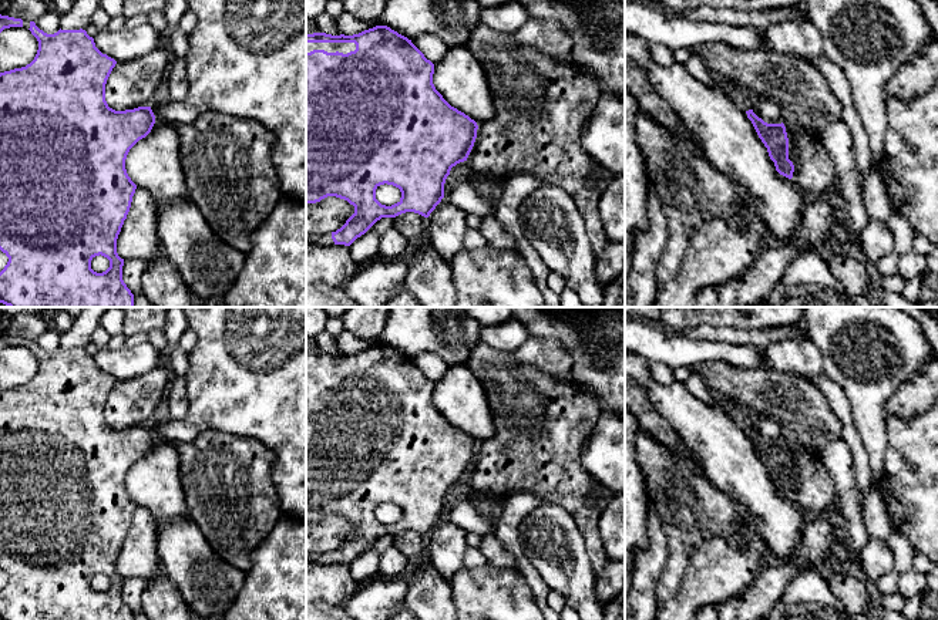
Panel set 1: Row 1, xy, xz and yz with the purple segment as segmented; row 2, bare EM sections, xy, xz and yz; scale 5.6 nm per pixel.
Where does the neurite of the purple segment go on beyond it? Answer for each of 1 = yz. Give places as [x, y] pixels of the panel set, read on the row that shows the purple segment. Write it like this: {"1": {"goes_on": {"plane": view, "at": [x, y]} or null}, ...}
{"1": {"goes_on": null}}

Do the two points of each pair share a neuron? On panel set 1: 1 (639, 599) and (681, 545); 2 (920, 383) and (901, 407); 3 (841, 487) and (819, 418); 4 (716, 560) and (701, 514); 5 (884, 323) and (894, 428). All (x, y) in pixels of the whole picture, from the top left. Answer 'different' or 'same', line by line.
1: different
2: same
3: different
4: different
5: different

